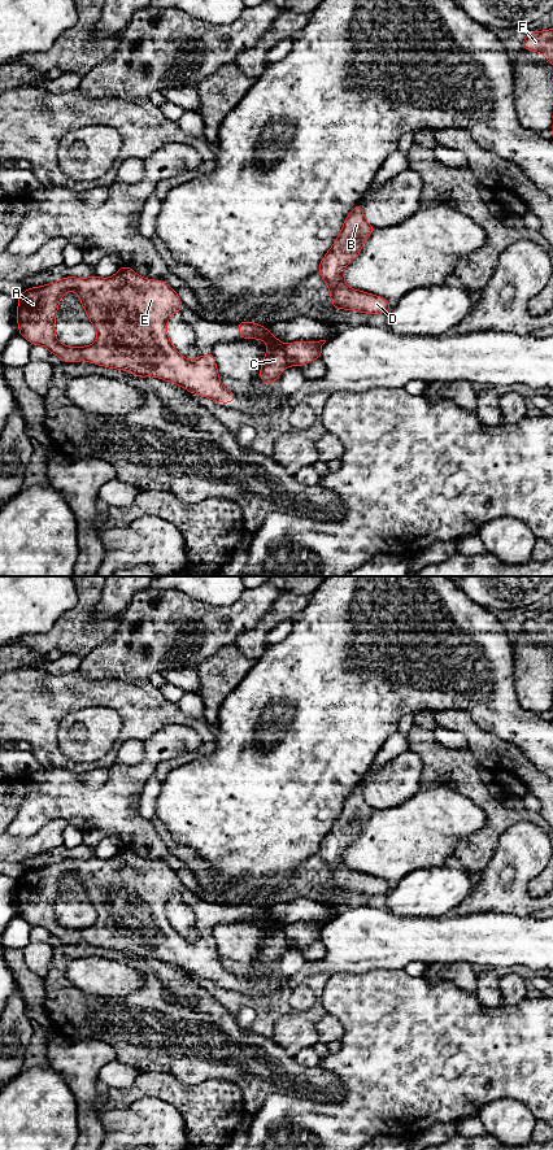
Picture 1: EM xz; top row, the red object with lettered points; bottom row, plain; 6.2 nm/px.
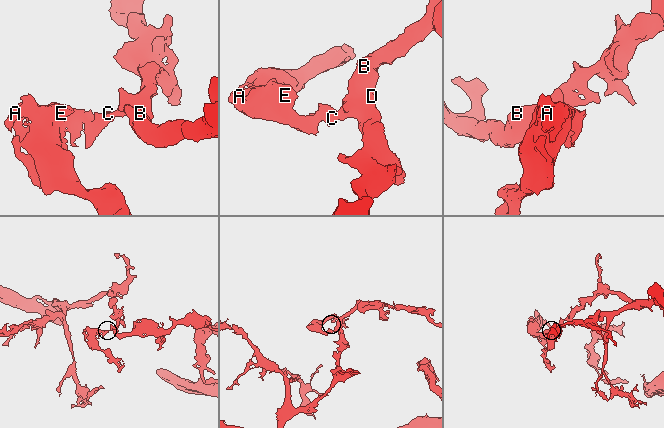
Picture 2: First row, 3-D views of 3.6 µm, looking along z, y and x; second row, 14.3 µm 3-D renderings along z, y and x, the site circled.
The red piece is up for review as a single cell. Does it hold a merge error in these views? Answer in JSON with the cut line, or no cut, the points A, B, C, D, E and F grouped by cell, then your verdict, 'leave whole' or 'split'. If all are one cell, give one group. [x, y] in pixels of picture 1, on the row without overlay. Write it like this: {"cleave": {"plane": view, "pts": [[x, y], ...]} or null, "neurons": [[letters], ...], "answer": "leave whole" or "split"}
{"cleave": {"plane": "xz", "pts": [[283, 926], [287, 941], [291, 945]]}, "neurons": [["A", "C", "E"], ["B", "D", "F"]], "answer": "split"}

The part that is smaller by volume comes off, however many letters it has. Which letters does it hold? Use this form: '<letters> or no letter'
A, C, E

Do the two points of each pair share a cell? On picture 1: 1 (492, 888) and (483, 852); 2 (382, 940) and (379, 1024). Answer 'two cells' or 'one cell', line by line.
1: two cells
2: two cells

